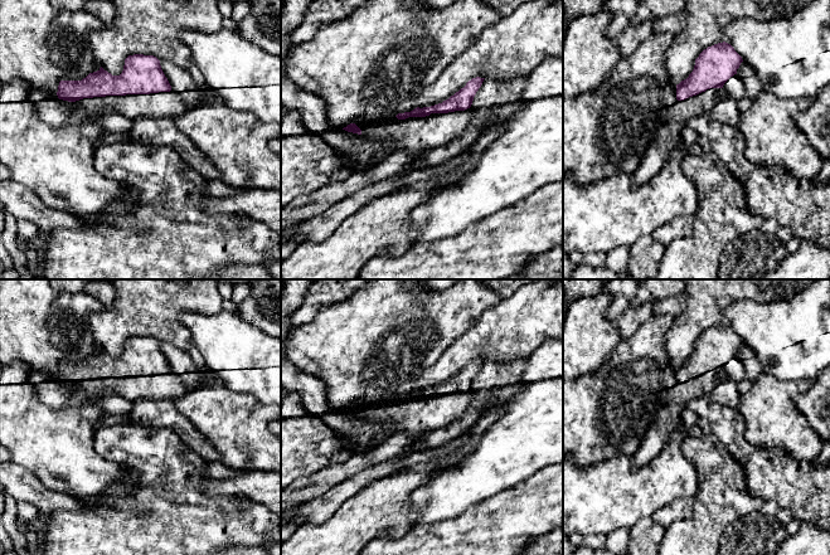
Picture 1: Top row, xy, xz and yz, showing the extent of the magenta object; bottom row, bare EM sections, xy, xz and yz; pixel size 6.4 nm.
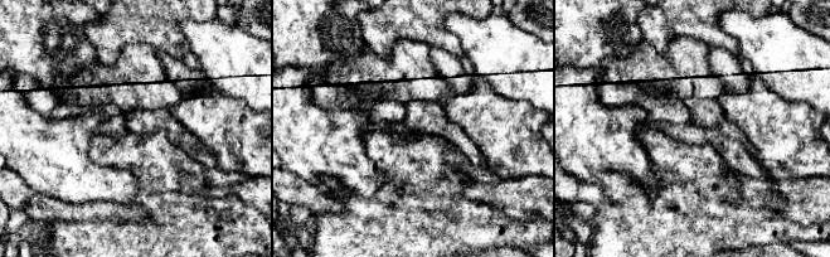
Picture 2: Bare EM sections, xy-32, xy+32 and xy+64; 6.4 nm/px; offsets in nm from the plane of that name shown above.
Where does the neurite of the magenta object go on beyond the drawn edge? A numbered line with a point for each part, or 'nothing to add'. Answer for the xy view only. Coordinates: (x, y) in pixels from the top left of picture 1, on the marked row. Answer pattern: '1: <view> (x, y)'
1: xy (164, 105)

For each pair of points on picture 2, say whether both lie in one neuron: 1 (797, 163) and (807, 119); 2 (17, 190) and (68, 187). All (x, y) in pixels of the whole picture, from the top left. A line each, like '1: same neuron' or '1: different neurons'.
1: same neuron
2: different neurons

